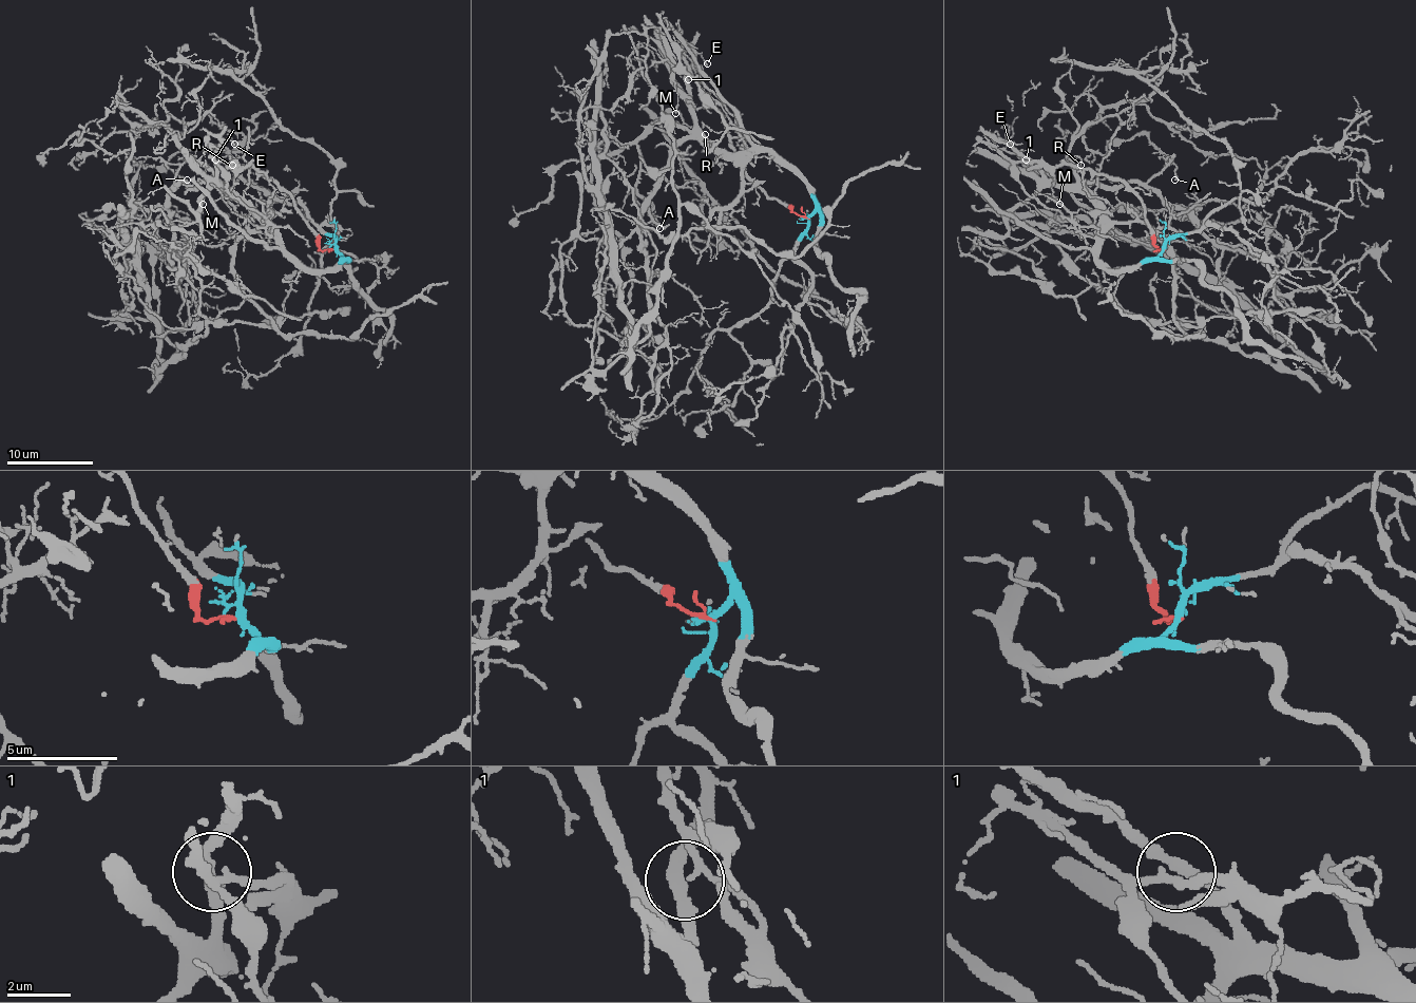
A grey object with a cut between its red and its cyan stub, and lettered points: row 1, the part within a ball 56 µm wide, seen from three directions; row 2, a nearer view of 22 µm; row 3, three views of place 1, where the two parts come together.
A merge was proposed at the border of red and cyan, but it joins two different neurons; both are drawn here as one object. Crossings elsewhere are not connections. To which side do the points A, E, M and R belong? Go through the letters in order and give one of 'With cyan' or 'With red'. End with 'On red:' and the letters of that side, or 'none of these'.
A: With cyan
E: With cyan
M: With cyan
R: With red
On red: R

